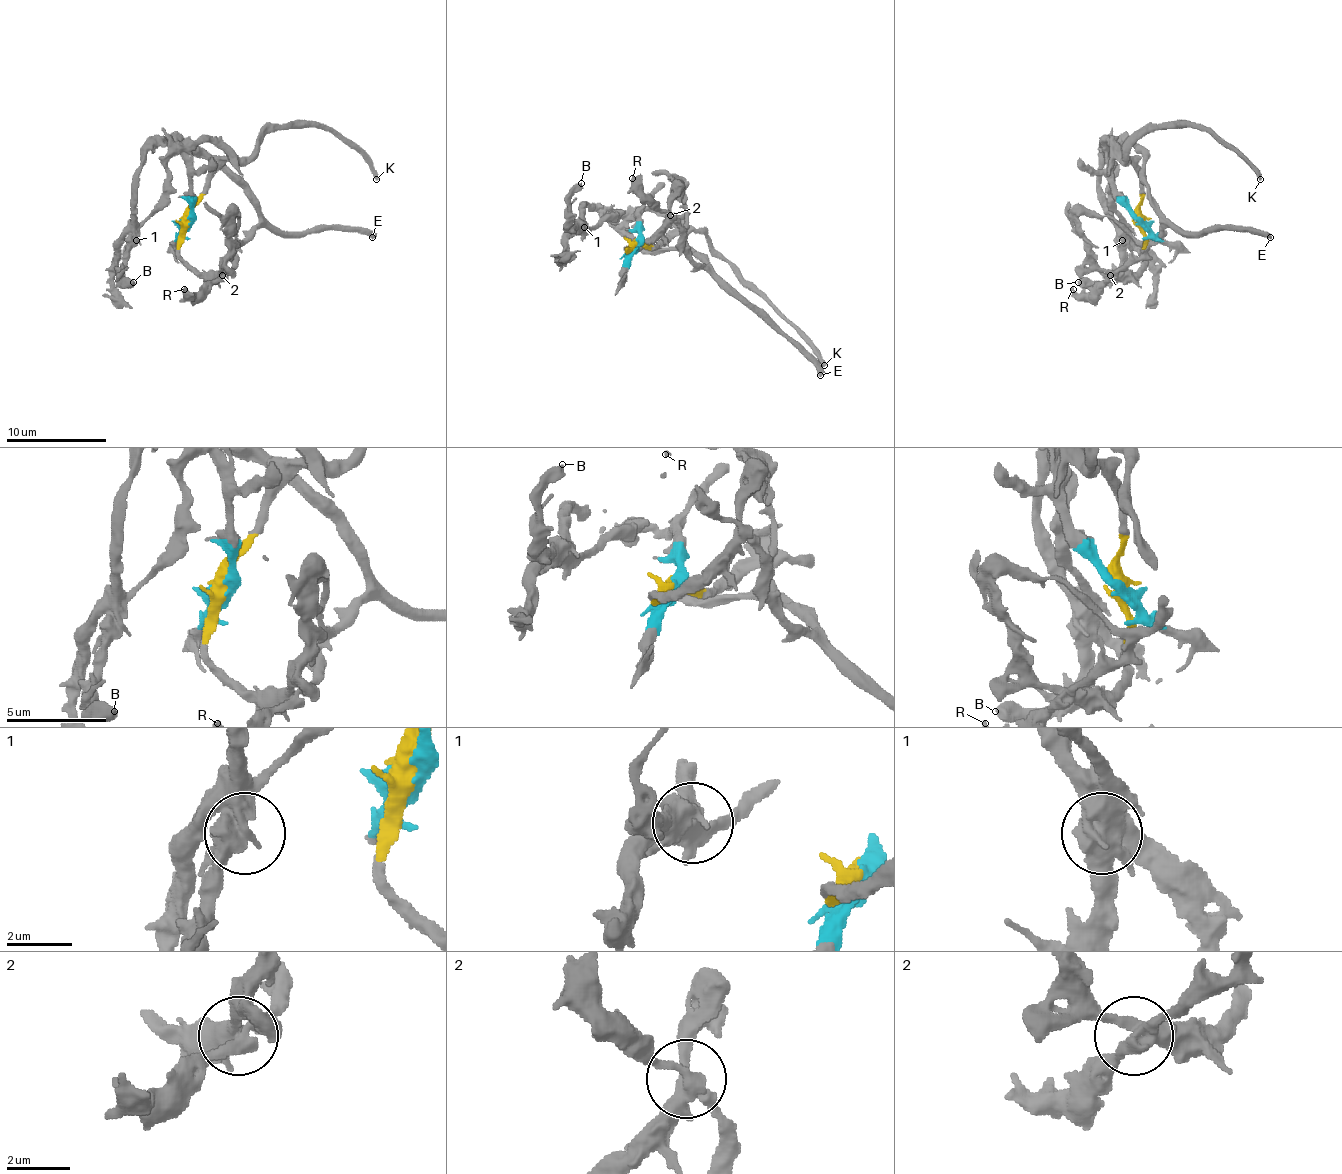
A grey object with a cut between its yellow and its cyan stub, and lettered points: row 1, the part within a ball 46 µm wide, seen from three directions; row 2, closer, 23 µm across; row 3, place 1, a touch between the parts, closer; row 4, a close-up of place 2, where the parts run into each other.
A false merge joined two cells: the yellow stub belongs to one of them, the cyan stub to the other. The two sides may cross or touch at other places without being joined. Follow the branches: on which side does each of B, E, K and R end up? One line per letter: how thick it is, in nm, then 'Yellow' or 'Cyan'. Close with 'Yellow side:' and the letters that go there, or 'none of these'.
B: Thickness 550 nm. Yellow
E: Thickness 440 nm. Cyan
K: Thickness 320 nm. Yellow
R: Thickness 460 nm. Cyan
Yellow side: B, K

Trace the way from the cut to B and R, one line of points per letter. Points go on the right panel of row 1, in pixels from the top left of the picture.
B: (1140, 220), (1140, 172), (1107, 139), (1112, 162), (1112, 210), (1122, 223), (1120, 265), (1105, 281), (1077, 283)
R: (1140, 220), (1112, 180), (1112, 157), (1125, 145), (1143, 155), (1160, 235), (1090, 293), (1072, 288)

